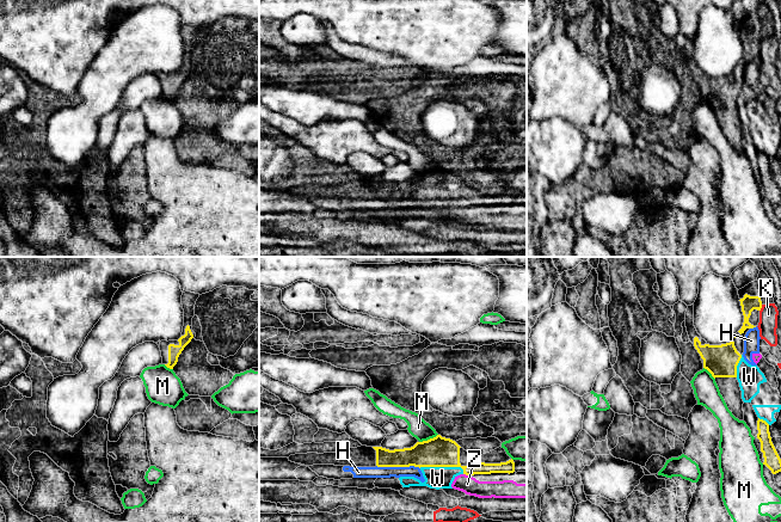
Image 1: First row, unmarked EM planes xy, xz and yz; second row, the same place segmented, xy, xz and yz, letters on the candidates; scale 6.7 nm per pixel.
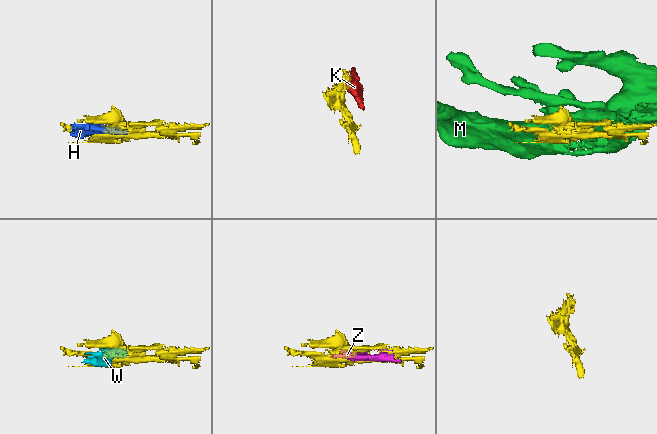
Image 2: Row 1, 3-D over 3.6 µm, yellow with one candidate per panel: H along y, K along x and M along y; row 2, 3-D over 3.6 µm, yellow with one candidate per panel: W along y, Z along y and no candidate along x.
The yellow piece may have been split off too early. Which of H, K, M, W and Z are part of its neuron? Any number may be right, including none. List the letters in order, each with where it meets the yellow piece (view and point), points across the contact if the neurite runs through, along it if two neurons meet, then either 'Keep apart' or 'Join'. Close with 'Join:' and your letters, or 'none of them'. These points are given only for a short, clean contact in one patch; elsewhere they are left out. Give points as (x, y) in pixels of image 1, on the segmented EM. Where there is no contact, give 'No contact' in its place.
H: Touches yellow at xz (398, 466). Keep apart
K: Touches yellow at yz (761, 307). Boundary: yz (762, 305), (760, 311). Keep apart
M: Touches yellow at xz (428, 440). Boundary: xz (437, 434), (419, 442). Keep apart
W: Touches yellow at xz (443, 466). Boundary: xz (419, 467), (460, 467), (463, 473). Keep apart
Z: Touches yellow at xz (467, 474). Boundary: xz (463, 473), (471, 477). Keep apart
Join: none of them

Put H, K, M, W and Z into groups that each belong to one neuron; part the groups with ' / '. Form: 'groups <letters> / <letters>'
groups H W / K / M / Z

